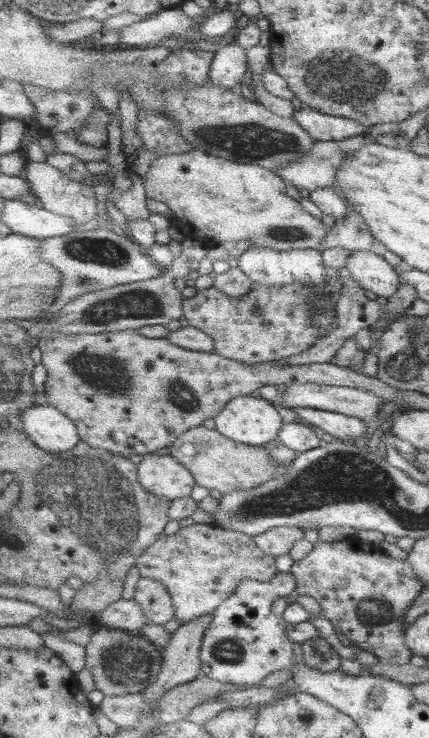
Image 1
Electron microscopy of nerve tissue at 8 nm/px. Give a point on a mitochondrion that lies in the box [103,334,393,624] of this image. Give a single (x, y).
(186, 400)

